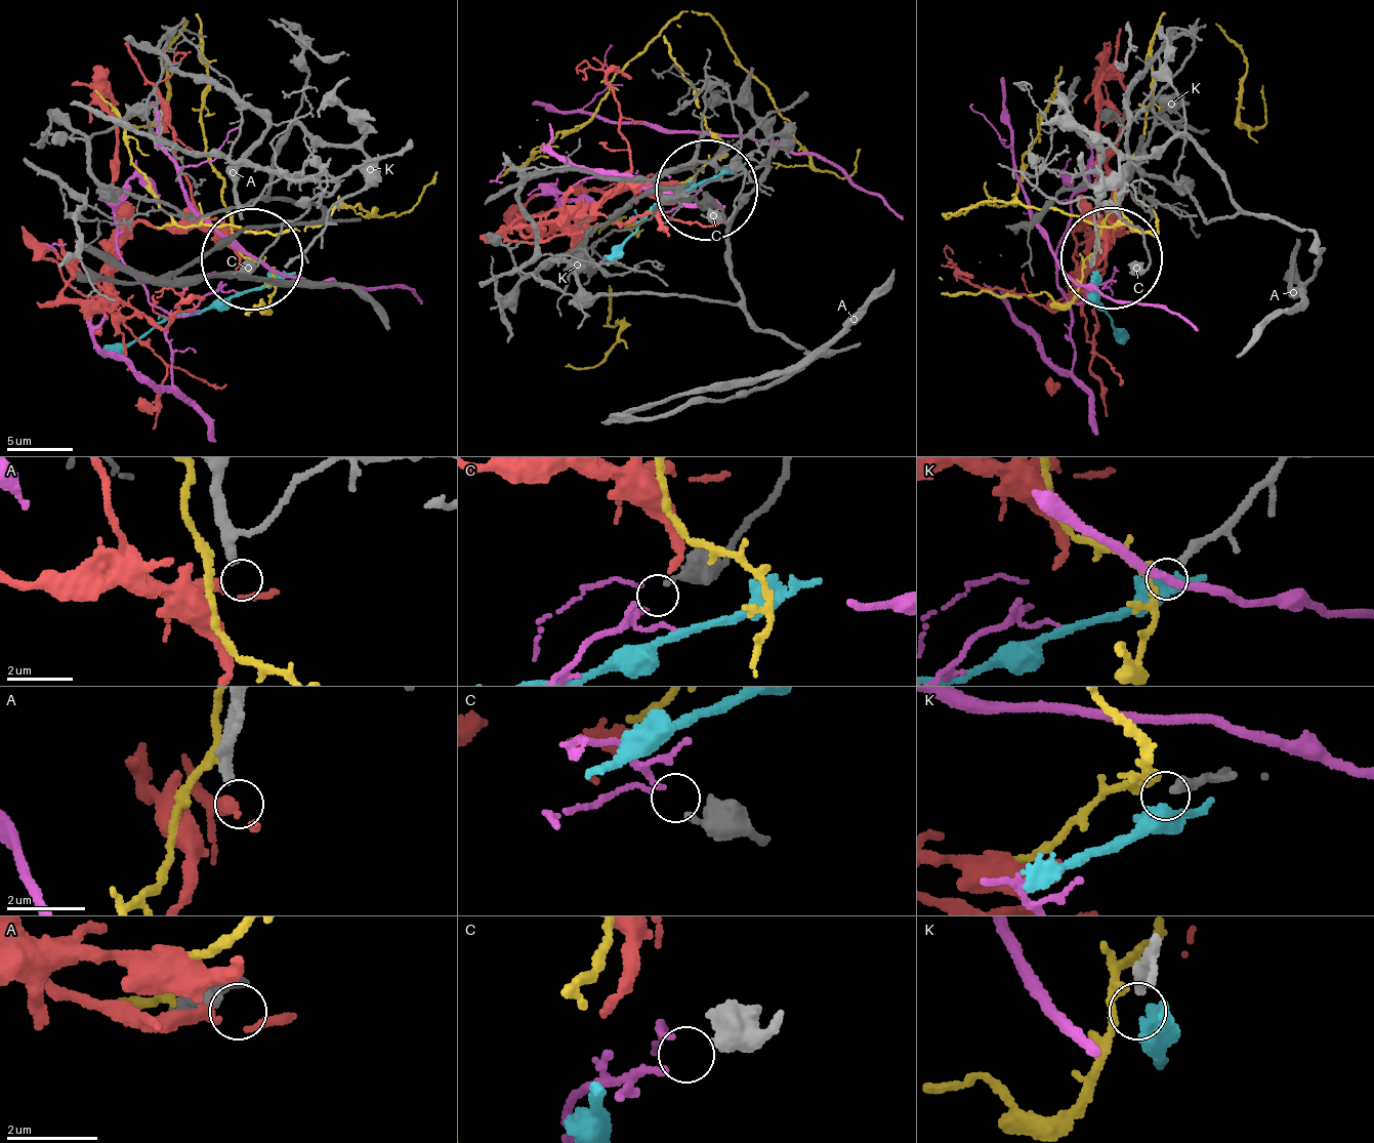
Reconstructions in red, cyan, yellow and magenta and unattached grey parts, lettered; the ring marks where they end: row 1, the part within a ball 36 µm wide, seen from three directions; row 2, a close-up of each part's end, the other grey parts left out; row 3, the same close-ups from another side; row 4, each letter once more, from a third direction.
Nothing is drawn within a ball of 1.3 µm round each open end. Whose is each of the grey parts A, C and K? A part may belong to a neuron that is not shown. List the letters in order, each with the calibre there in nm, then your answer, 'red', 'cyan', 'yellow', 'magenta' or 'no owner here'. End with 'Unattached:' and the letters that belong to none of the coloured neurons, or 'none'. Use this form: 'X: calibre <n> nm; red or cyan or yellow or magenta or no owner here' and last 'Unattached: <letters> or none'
A: calibre 200 nm; no owner here
C: calibre 200 nm; magenta
K: calibre 280 nm; cyan
Unattached: A

